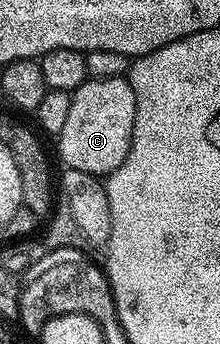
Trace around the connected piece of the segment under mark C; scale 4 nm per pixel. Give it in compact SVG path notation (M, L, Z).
M95 77L86 79L71 94L71 111L63 131L56 134L61 165L75 171L87 171L93 177L104 178L114 173L127 159L135 127L135 91L125 77Z

